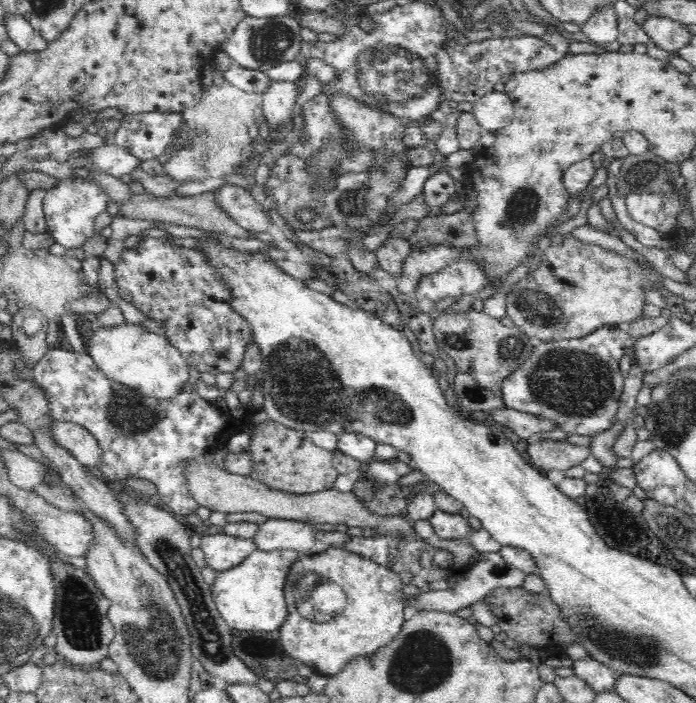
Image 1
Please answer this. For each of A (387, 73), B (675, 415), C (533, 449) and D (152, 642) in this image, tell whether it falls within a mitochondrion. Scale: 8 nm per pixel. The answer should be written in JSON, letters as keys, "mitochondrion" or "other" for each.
{"A":"mitochondrion","B":"mitochondrion","C":"other","D":"mitochondrion"}

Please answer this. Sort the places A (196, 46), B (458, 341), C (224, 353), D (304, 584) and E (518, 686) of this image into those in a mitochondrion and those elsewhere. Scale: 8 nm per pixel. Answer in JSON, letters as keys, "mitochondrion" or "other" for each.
{"A":"other","B":"mitochondrion","C":"mitochondrion","D":"mitochondrion","E":"other"}

